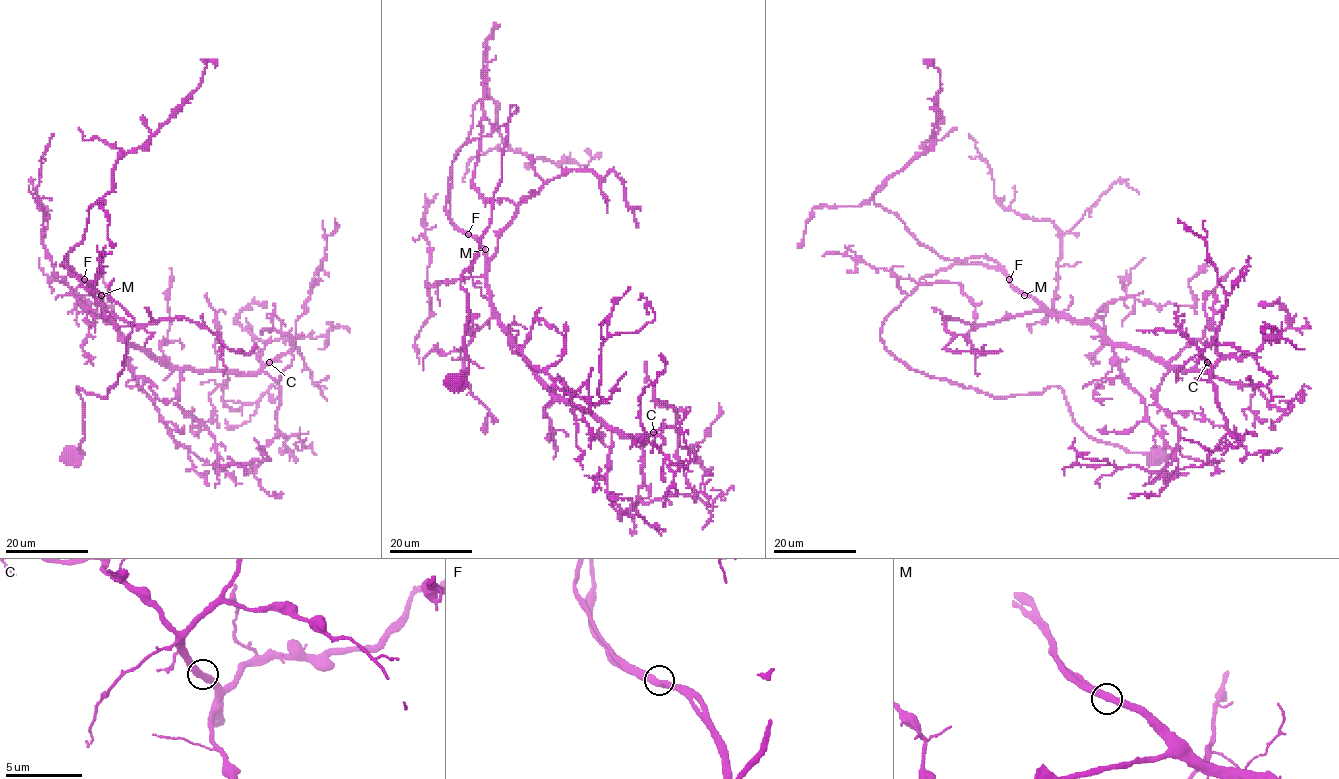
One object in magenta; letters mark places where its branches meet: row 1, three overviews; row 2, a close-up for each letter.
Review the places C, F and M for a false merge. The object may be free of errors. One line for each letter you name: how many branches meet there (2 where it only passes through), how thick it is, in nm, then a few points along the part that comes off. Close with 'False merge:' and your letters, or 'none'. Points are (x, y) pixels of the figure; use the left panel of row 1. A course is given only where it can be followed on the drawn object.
False merge: none

